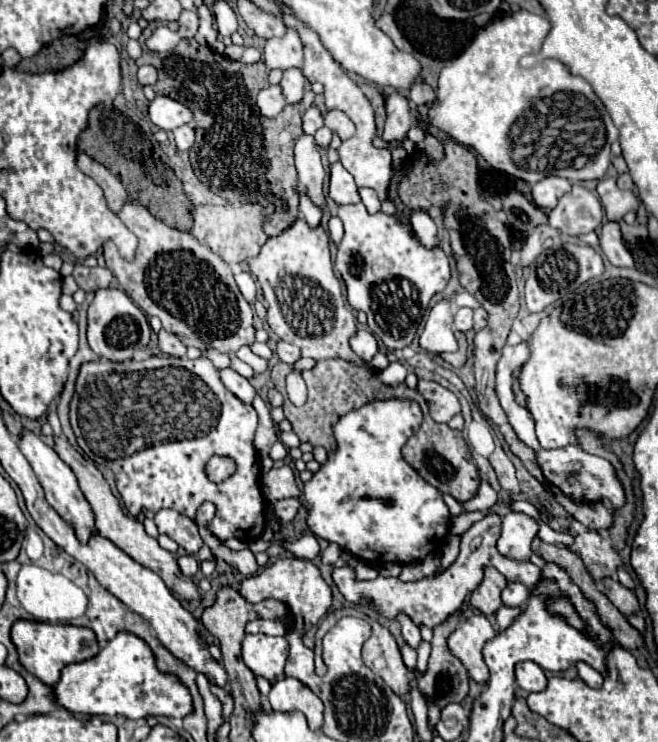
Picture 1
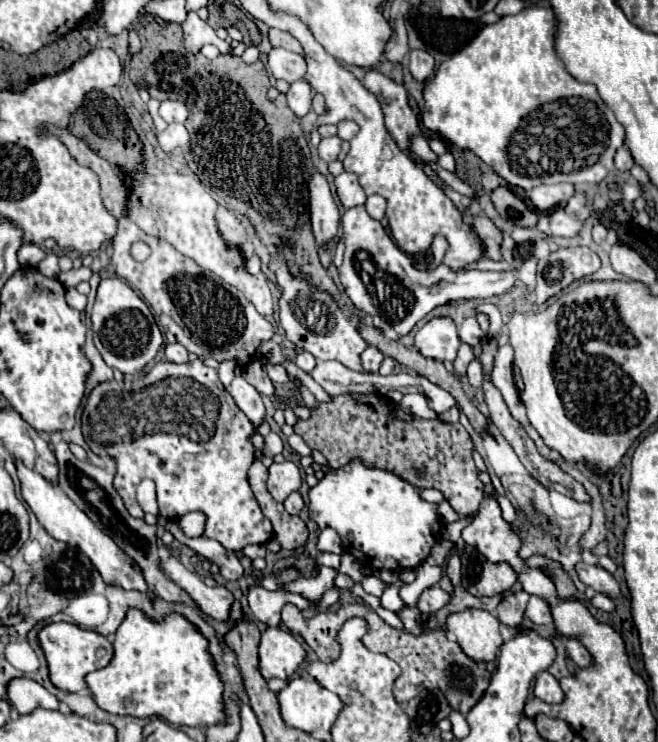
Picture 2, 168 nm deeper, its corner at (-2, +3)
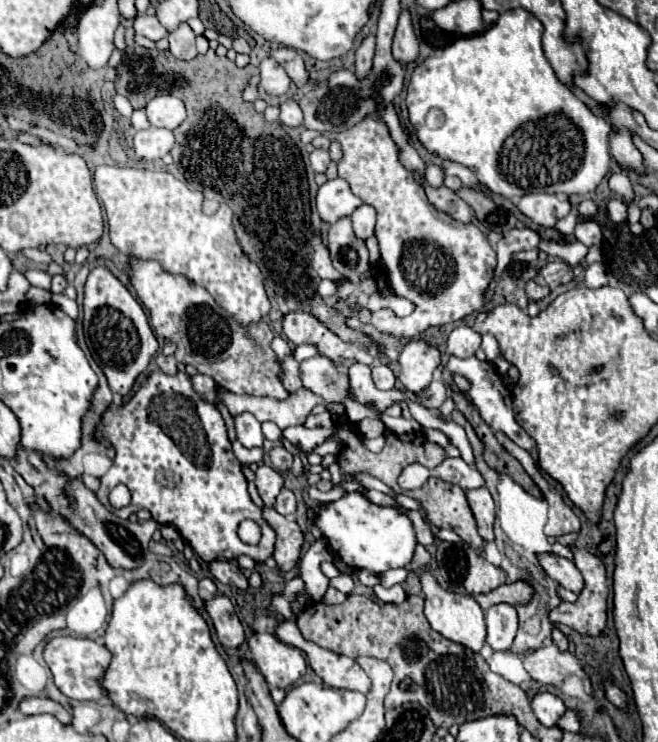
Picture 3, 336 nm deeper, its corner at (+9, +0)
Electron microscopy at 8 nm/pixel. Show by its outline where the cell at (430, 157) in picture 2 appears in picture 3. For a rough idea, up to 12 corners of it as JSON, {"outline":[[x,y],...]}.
{"outline":[[435,164],[425,166],[425,178],[431,186],[443,184],[443,172]]}

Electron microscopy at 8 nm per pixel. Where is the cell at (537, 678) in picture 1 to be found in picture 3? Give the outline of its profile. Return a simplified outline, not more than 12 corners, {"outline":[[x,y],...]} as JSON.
{"outline":[[539,692],[531,708],[543,726],[555,726],[565,704],[551,692]]}

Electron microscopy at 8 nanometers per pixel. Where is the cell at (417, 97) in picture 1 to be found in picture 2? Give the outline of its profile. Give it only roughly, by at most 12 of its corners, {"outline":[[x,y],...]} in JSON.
{"outline":[[412,49],[410,73],[426,81],[434,73],[434,59],[428,51]]}

